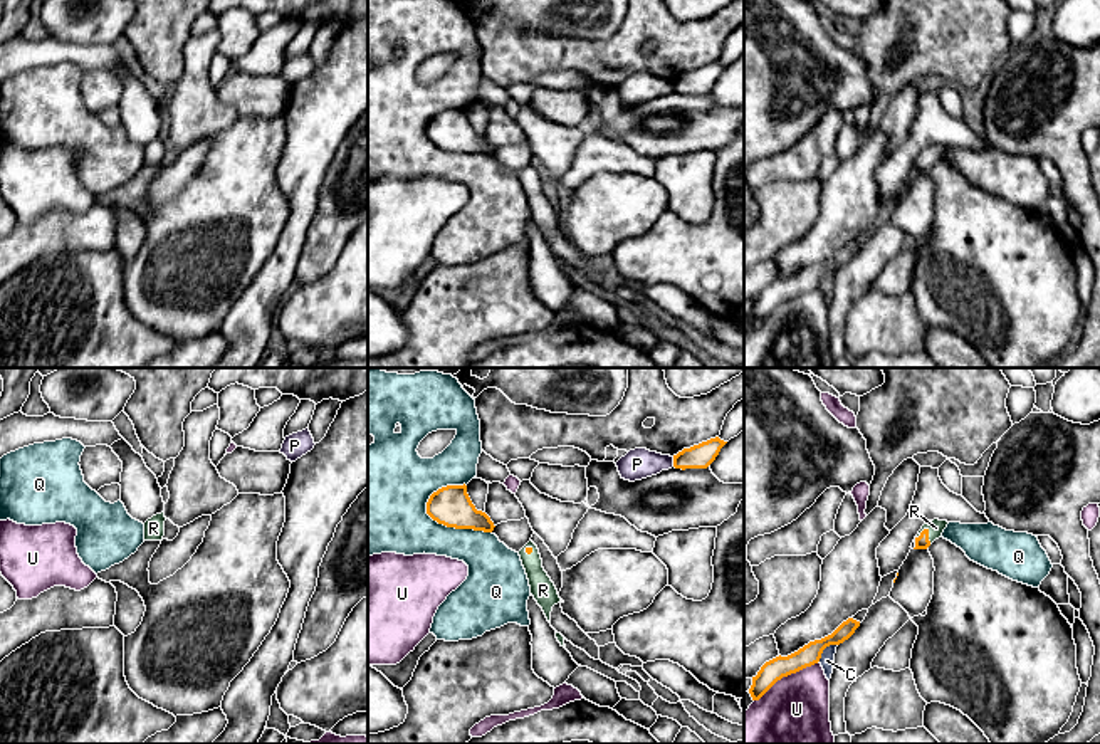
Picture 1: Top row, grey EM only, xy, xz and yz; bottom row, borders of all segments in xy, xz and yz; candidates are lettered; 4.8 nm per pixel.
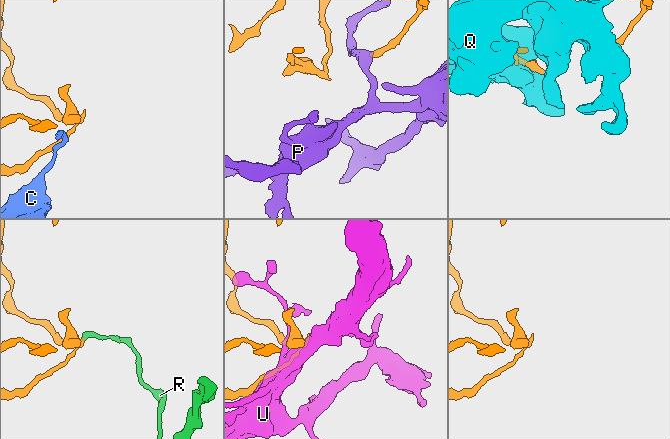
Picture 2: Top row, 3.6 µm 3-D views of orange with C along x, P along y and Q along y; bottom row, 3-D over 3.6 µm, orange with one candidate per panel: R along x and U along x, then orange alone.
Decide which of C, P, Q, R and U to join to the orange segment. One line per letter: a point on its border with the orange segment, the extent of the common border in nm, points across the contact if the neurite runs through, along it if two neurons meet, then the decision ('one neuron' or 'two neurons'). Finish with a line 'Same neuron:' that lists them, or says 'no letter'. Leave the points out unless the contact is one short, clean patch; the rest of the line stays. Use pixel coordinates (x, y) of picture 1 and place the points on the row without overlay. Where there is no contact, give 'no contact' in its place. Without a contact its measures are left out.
C: yz (825, 271) | 130 nm | along yz (837, 267), (830, 267), (818, 284) | two neurons
P: xz (674, 86) | 50 nm | along xz (672, 81), (674, 89) | two neurons
Q: xz (450, 150) | 360 nm | two neurons
R: yz (927, 160) | 90 nm | along yz (924, 151), (931, 167) | two neurons
U: yz (786, 299) | 360 nm | two neurons
Same neuron: no letter

